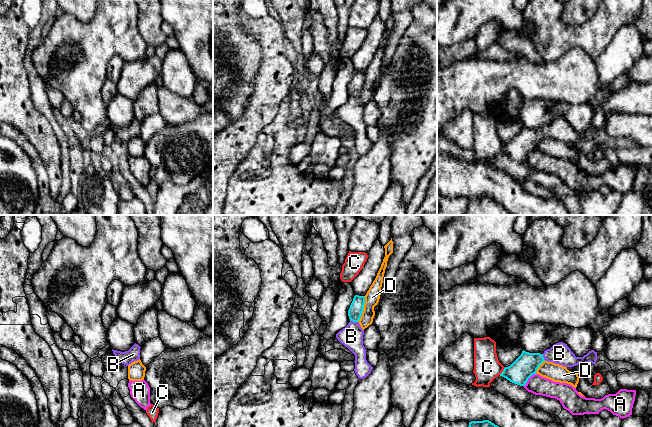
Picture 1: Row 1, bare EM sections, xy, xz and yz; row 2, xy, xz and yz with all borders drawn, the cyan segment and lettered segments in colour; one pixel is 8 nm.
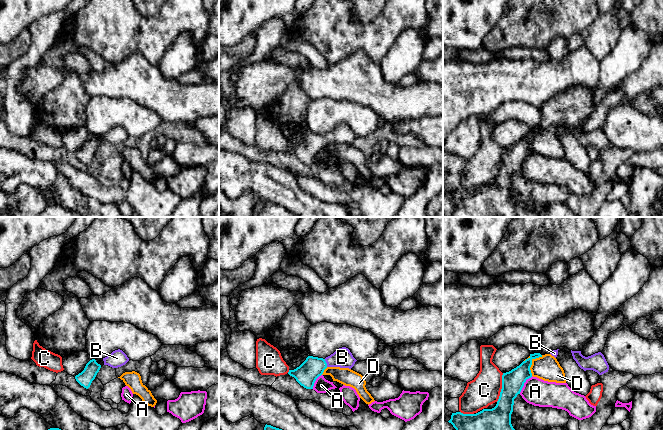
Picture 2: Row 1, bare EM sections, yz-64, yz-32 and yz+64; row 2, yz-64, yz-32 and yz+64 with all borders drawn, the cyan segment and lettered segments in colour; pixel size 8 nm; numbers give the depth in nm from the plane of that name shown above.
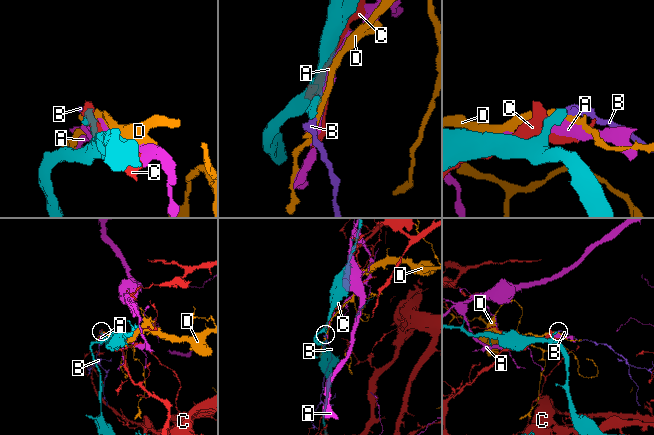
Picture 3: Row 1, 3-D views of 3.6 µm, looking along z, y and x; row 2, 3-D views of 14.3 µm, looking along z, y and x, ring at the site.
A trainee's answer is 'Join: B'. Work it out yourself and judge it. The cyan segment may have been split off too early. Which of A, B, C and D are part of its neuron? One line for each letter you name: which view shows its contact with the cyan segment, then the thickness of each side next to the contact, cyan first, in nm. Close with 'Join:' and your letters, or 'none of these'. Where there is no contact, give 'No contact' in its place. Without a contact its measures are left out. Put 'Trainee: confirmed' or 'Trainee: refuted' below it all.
B: Touches cyan in xz. Thickness 110 nm (cyan) against 180 nm
Join: B
Trainee: confirmed

